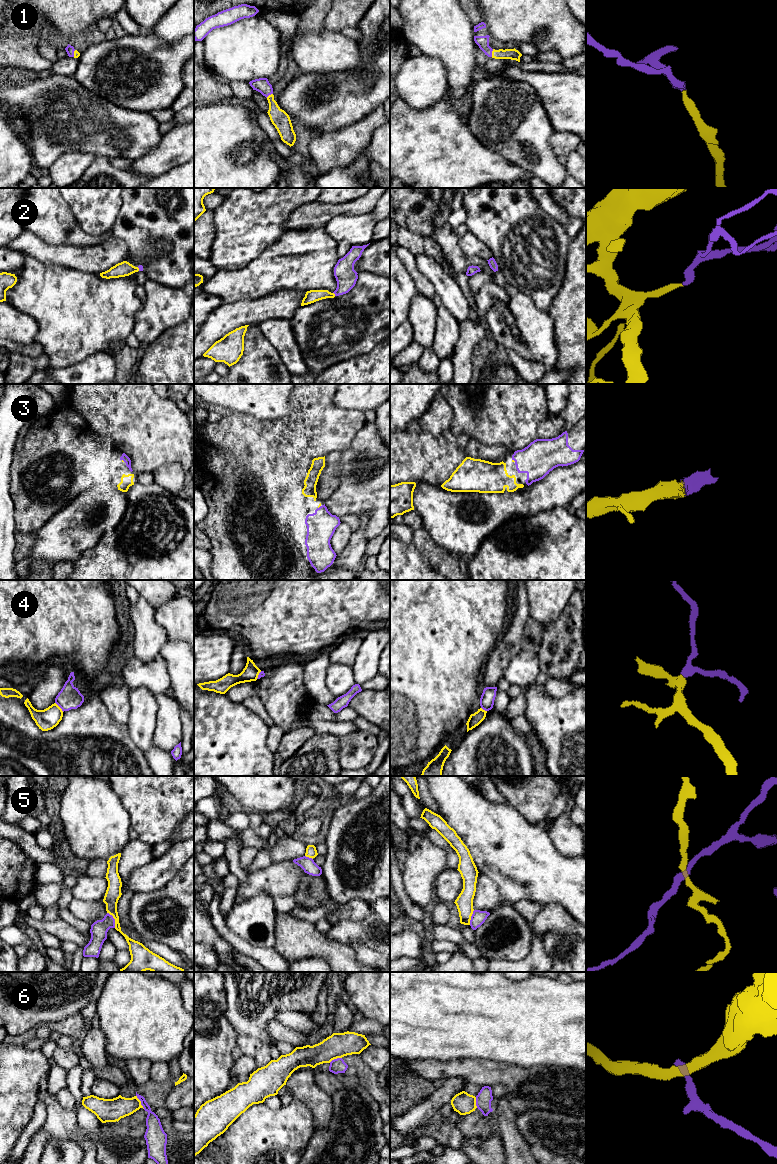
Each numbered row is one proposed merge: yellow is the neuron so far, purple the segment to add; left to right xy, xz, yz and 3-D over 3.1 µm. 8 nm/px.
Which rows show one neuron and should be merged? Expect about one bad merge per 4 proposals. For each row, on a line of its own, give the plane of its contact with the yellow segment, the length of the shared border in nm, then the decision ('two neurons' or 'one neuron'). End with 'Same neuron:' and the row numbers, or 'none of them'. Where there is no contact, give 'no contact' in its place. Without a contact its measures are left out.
1: yz | 70 nm | one neuron
2: xz | 40 nm | one neuron
3: yz | 40 nm | one neuron
4: xy | 100 nm | two neurons
5: xy | 140 nm | two neurons
6: xy | 130 nm | two neurons
Same neuron: 1, 2, 3

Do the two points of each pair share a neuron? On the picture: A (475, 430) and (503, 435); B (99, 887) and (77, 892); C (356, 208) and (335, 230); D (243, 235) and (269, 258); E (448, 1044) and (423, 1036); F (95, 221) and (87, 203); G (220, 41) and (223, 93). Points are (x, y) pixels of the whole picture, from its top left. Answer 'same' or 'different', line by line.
A: same
B: same
C: different
D: different
E: same
F: same
G: different

